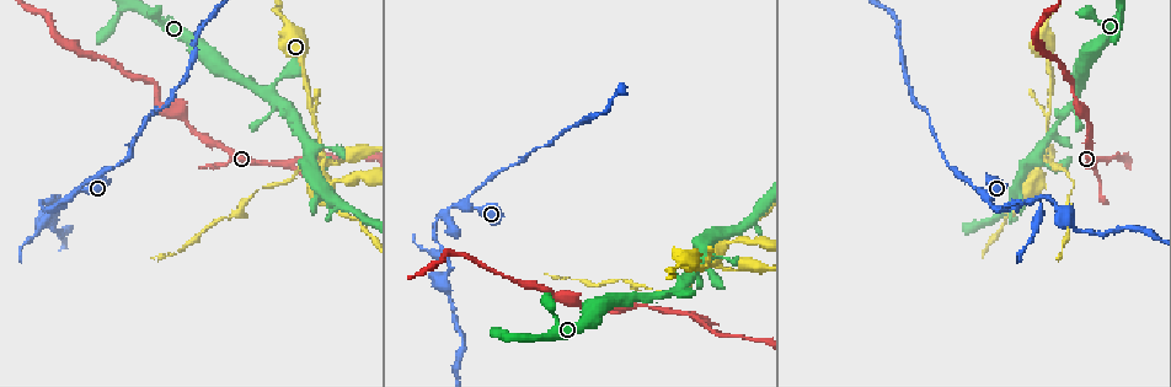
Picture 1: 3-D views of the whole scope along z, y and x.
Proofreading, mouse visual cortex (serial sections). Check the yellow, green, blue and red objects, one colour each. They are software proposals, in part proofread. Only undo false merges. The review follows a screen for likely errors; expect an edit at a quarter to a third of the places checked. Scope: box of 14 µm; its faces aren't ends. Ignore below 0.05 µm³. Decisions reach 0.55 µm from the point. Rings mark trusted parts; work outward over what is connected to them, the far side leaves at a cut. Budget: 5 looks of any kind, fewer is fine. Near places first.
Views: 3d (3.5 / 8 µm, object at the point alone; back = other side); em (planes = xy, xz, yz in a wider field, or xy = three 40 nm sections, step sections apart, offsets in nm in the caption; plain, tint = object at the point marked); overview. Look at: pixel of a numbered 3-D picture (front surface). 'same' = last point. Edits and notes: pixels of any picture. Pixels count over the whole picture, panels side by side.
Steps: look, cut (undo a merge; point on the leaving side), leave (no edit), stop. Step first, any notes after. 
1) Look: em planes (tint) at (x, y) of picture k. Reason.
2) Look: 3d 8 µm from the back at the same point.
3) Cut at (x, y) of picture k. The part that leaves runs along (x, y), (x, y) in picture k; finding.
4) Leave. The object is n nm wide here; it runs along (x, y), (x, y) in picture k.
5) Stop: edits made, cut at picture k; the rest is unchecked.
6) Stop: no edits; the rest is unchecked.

Look: 3d 8 µm at (76, 193) of picture 1. Three-way junction.

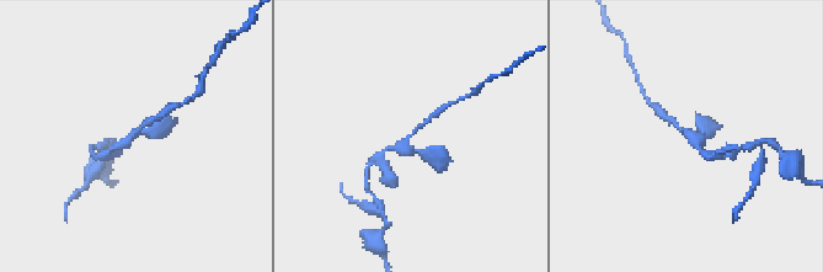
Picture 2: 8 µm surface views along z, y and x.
Look: 3d 3.5 µm at (133, 135) of picture 2.

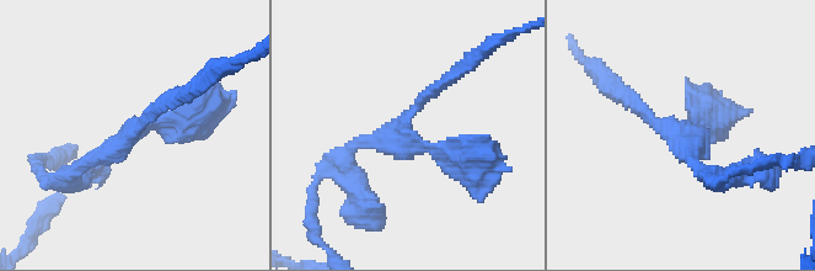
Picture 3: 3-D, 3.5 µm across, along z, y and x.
Leave. It runs along (714, 123), (664, 131), (623, 94) in picture 3; one cell here.

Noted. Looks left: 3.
Look: 3d 8 µm at (1036, 197) of picture 1. Calibre changes.

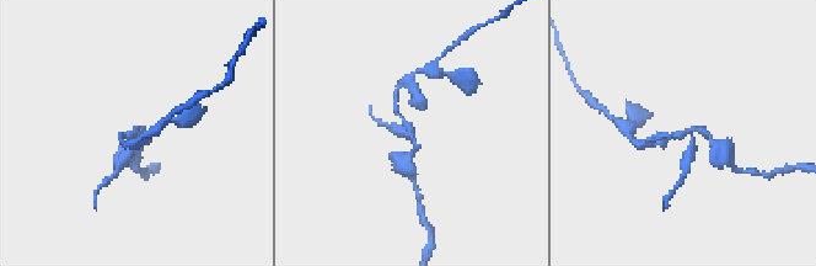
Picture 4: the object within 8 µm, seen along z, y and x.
Look: 3d 3.5 µm at (685, 131) of picture 4. Closer look.

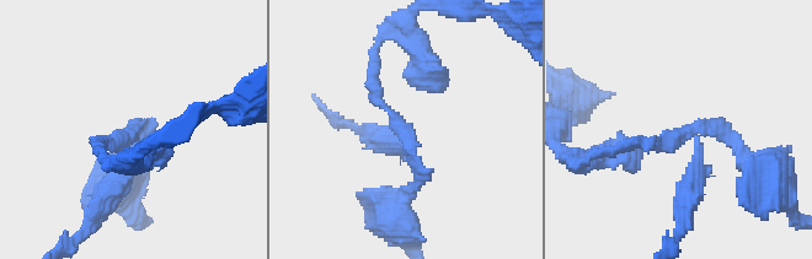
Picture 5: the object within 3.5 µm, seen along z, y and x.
Cut at (694, 176) of picture 5. The part that leaves runs along (695, 140), (699, 162), (677, 238) in picture 5; two cells meet here.

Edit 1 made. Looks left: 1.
Stop: edits made, cut at picture 5; the rest is unchecked.

